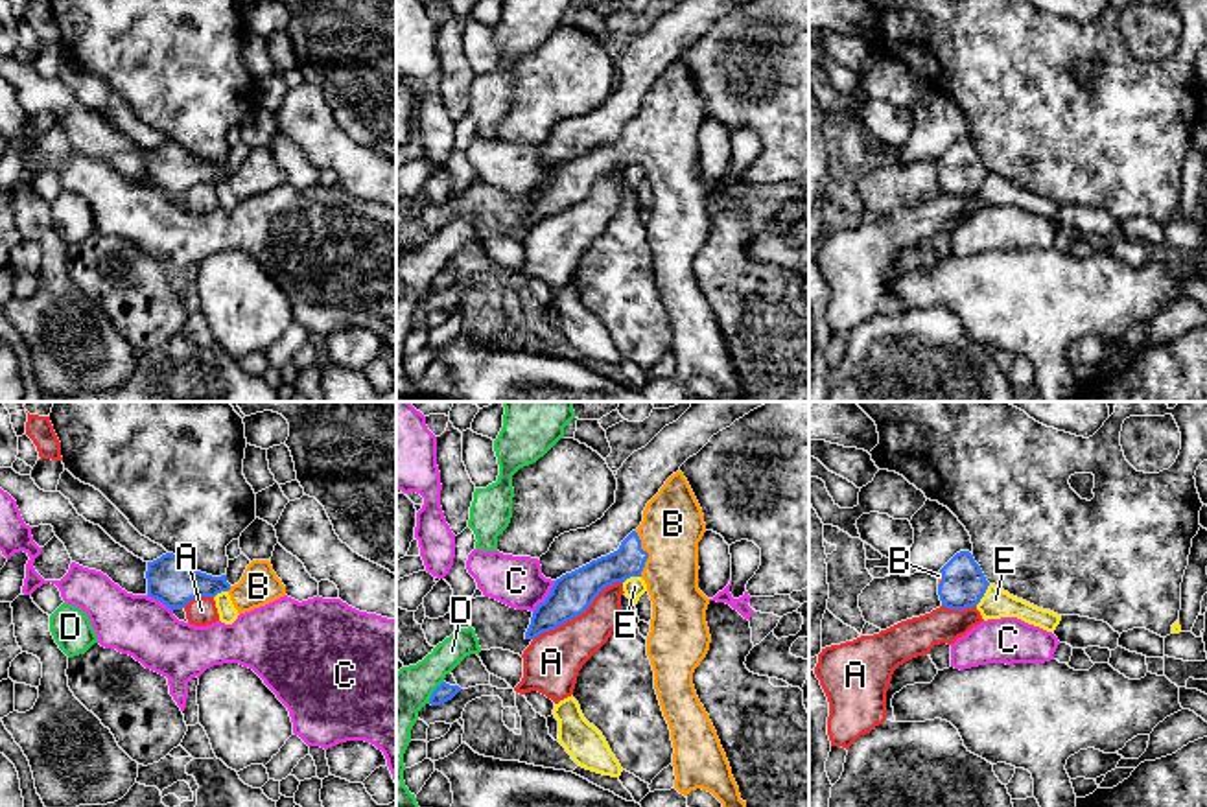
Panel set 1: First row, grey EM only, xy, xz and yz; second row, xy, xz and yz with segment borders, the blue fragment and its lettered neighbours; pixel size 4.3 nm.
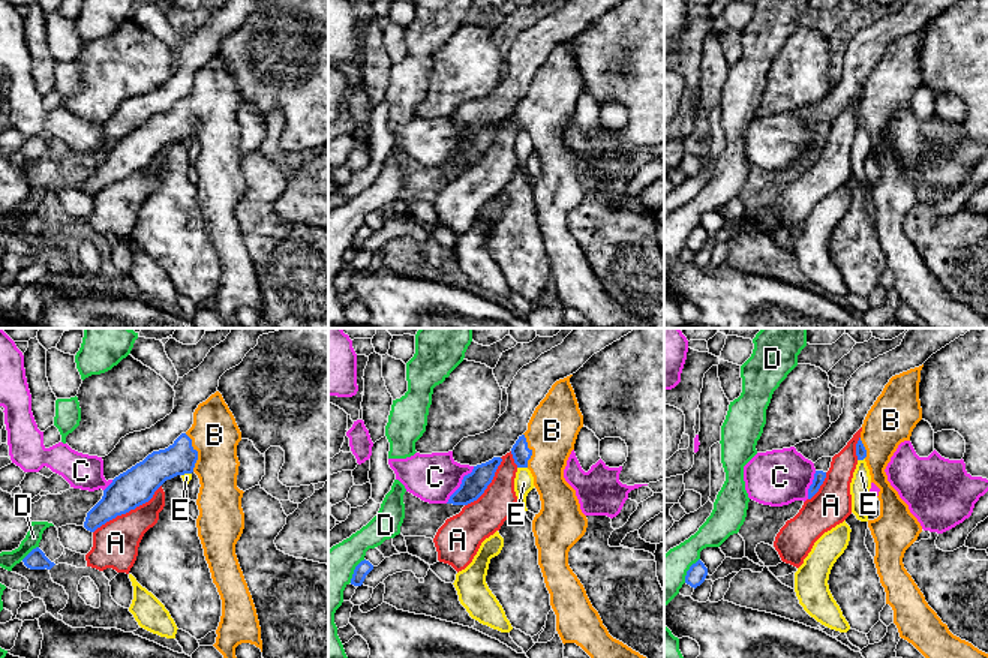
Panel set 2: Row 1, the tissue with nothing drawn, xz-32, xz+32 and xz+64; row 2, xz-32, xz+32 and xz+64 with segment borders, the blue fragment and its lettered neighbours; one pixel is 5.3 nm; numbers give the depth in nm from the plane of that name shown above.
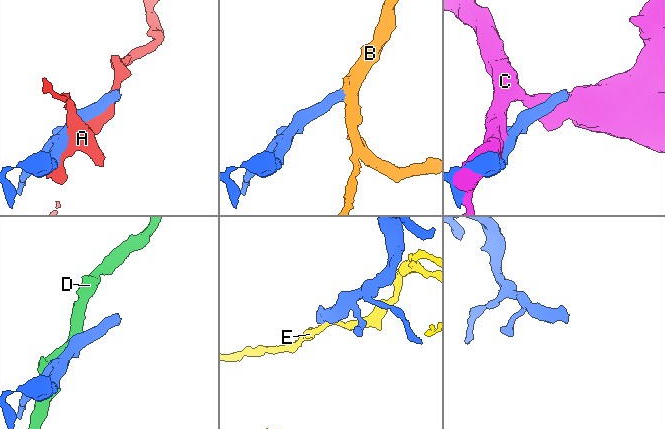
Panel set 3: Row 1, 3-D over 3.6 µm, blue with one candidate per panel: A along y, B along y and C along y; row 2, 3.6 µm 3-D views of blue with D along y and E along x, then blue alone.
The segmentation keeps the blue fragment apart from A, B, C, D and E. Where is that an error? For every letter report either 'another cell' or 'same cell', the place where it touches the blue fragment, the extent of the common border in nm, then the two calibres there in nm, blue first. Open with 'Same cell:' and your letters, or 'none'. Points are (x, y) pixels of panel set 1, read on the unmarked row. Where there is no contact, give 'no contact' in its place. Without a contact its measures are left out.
Same cell: B
A: another cell | xz (577, 201) | 460 nm | 180/240 nm
B: same cell | xz (647, 140) | 200 nm | 140/280 nm
C: another cell | xz (546, 185) | 170 nm | 180/220 nm
D: another cell | xz (433, 279) | 120 nm | 80/220 nm
E: another cell | yz (983, 183) | 120 nm | 200/130 nm

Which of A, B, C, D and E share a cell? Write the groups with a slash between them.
A / B / C / D / E

